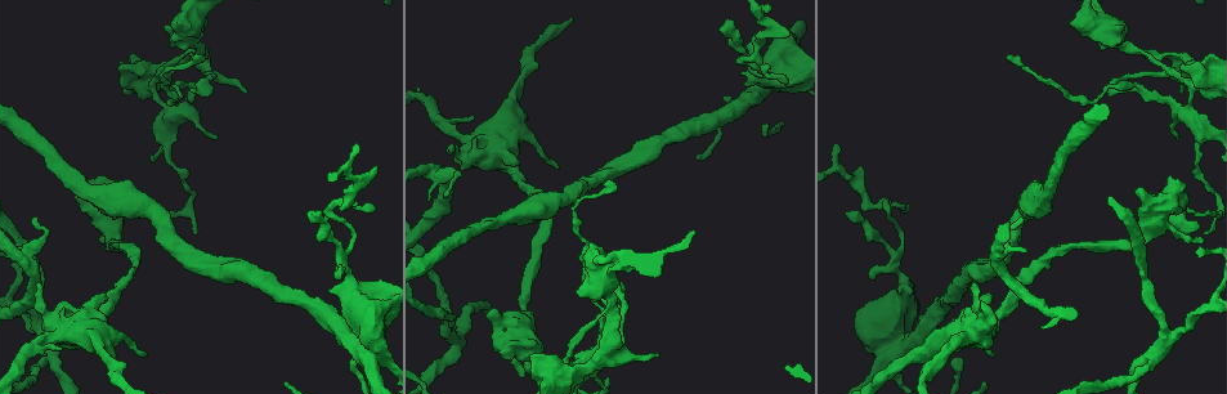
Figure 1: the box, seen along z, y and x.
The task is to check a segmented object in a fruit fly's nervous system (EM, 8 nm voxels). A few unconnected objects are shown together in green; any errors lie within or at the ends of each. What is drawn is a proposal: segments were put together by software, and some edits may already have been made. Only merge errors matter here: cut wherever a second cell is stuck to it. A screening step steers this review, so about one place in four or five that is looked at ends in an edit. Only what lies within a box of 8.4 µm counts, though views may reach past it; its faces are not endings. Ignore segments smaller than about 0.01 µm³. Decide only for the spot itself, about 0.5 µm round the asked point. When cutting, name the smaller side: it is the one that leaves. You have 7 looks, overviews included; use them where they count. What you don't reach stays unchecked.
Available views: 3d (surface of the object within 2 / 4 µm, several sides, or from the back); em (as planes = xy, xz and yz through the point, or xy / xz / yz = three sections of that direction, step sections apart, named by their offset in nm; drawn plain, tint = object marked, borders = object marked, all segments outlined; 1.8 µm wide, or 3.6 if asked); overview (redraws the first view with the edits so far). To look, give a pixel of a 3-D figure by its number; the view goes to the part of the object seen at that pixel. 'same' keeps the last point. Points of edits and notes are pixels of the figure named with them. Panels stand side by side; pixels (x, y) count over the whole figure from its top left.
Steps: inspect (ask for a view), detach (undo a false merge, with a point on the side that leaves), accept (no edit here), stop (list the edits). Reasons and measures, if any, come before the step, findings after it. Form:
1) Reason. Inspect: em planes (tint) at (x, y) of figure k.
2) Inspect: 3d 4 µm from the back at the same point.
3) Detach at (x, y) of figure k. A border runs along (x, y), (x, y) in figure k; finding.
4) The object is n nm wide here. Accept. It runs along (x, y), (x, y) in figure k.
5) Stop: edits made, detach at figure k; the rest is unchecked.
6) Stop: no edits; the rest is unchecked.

Three arms meet. Inspect: 3d 2 µm at (340, 257) of figure 1.

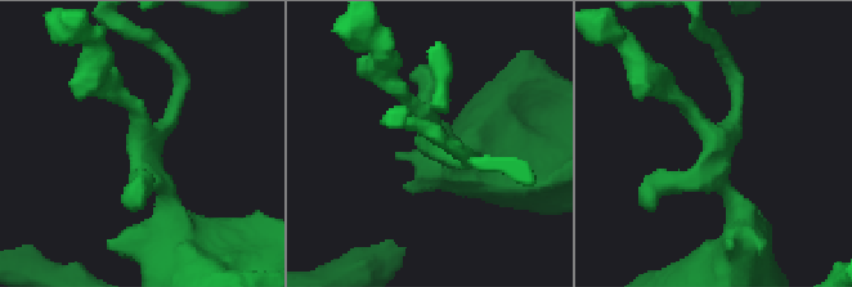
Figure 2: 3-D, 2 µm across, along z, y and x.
Inspect: em planes (tint) at (718, 142) of figure 2.

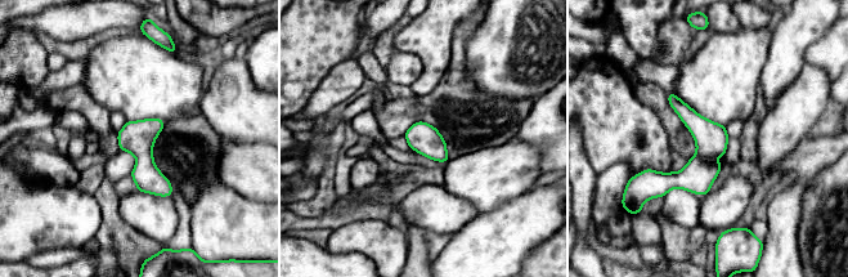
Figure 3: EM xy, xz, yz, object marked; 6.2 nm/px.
Accept. It runs along (722, 129), (682, 179), (646, 179) in figure 3; all the same cell.

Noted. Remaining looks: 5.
Arms part here. Inspect: em xy step 8 (tint) at (997, 255) of figure 1.

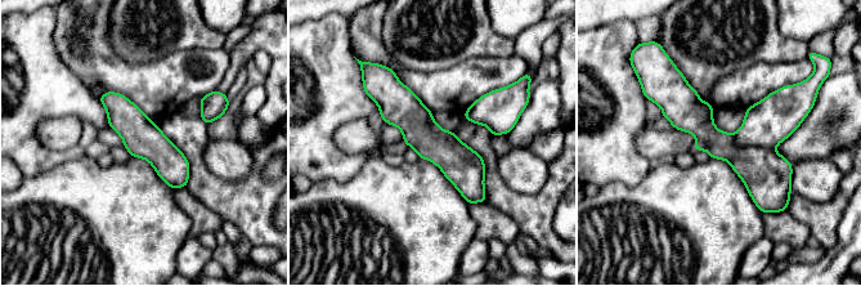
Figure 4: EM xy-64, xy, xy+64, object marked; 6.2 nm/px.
Accept. It runs along (384, 83), (481, 199) in figure 4; all the same cell.

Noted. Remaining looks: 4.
Narrows sharply. Inspect: em xy step 4 (tint) at (191, 96) of figure 1.

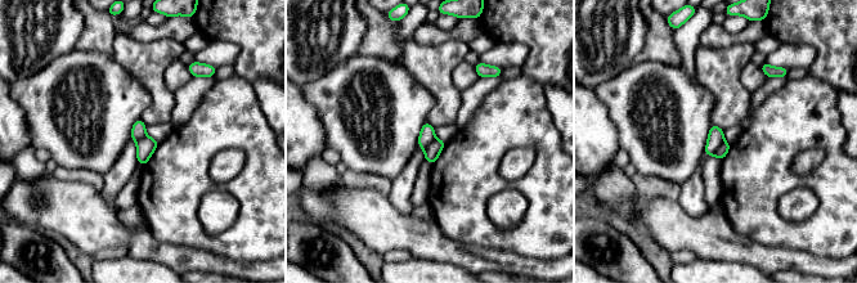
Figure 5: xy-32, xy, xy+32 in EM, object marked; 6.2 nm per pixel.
The object is 120 nm wide here. Detach at (716, 138) of figure 5. Two cells meet here.

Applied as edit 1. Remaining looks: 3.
Stop: edits made, detach at figure 5; the rest is unchecked.

